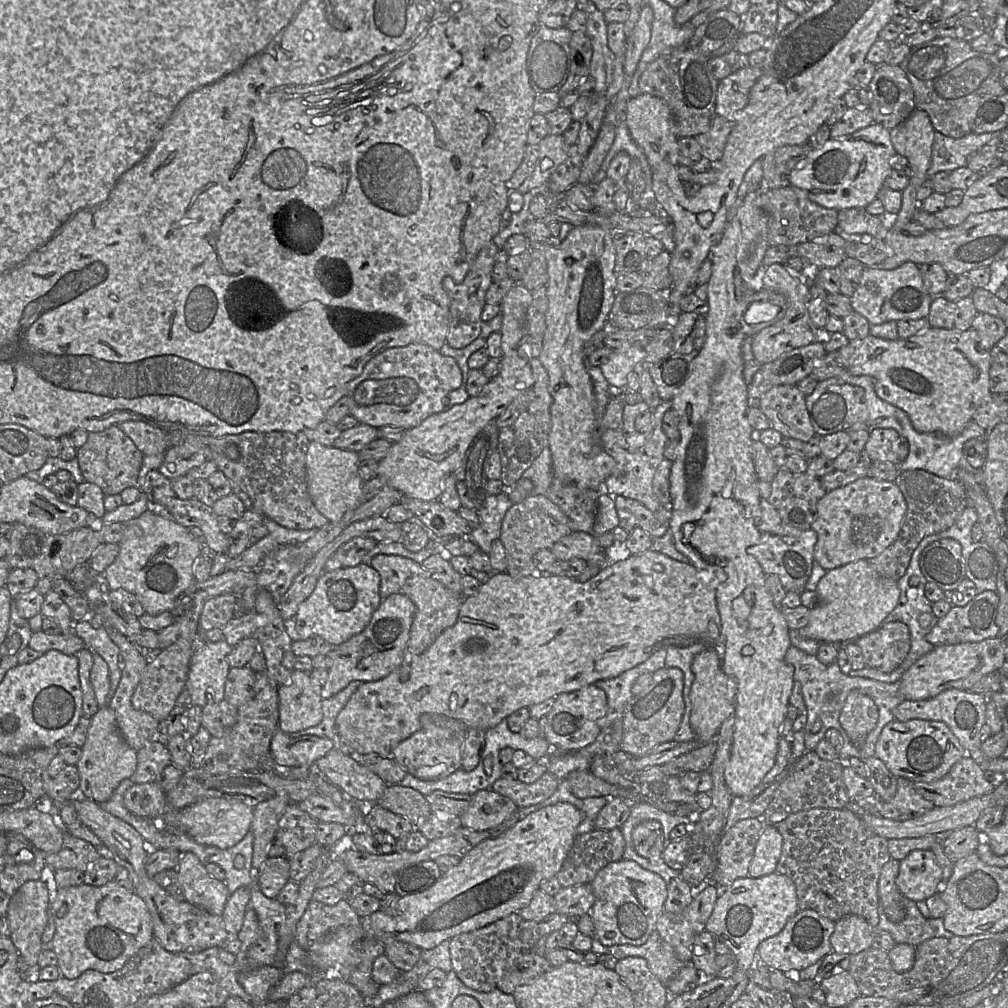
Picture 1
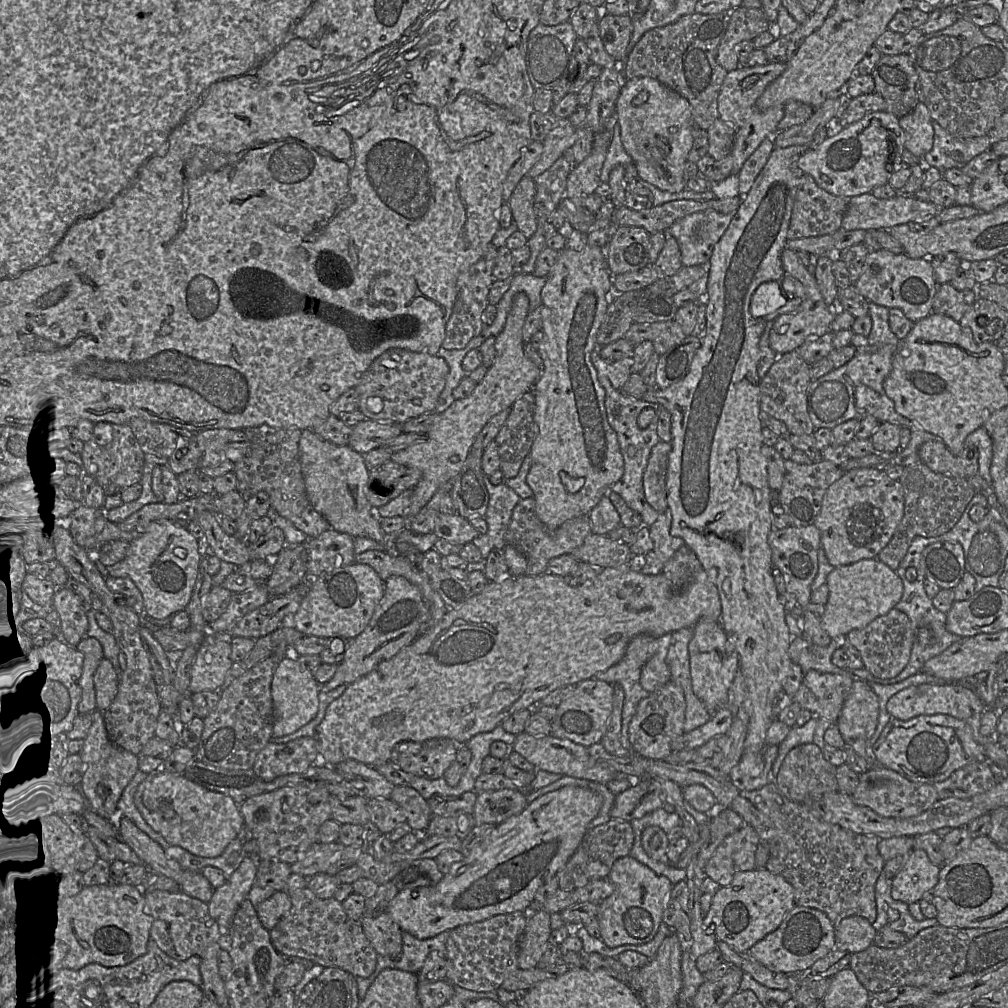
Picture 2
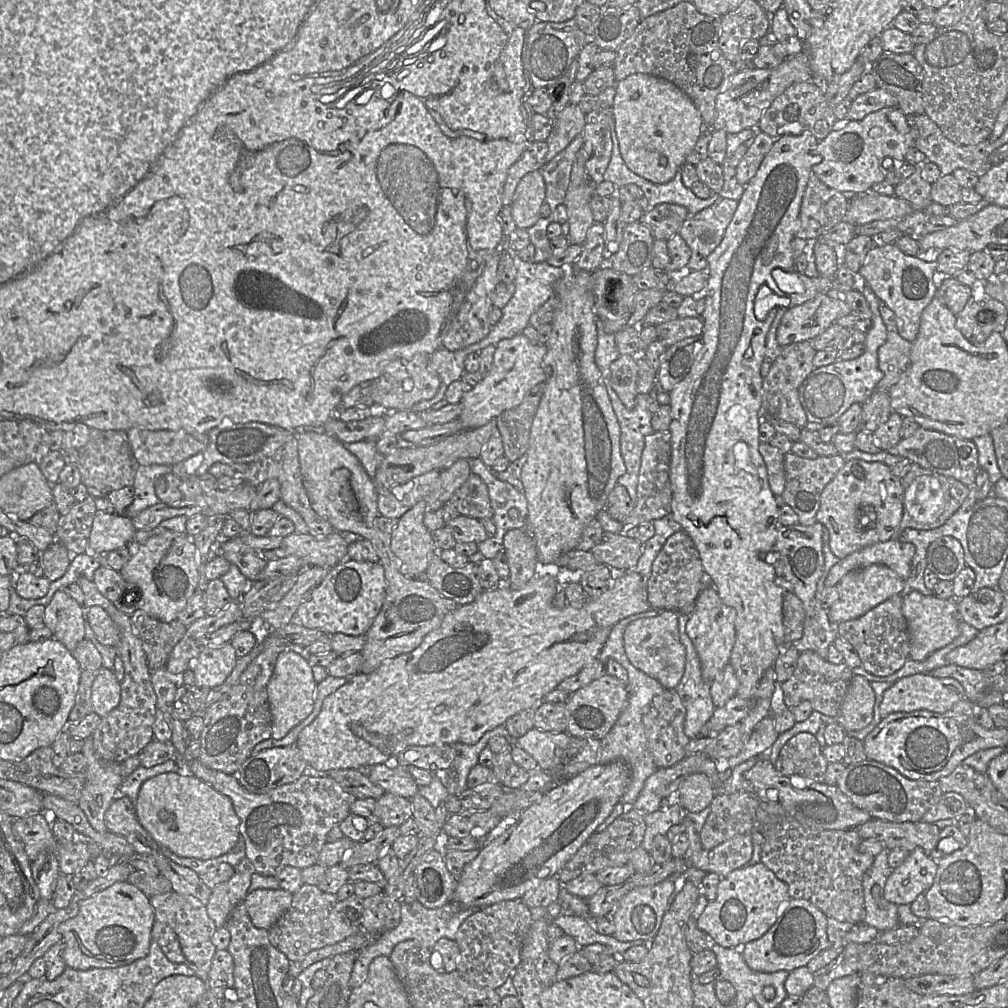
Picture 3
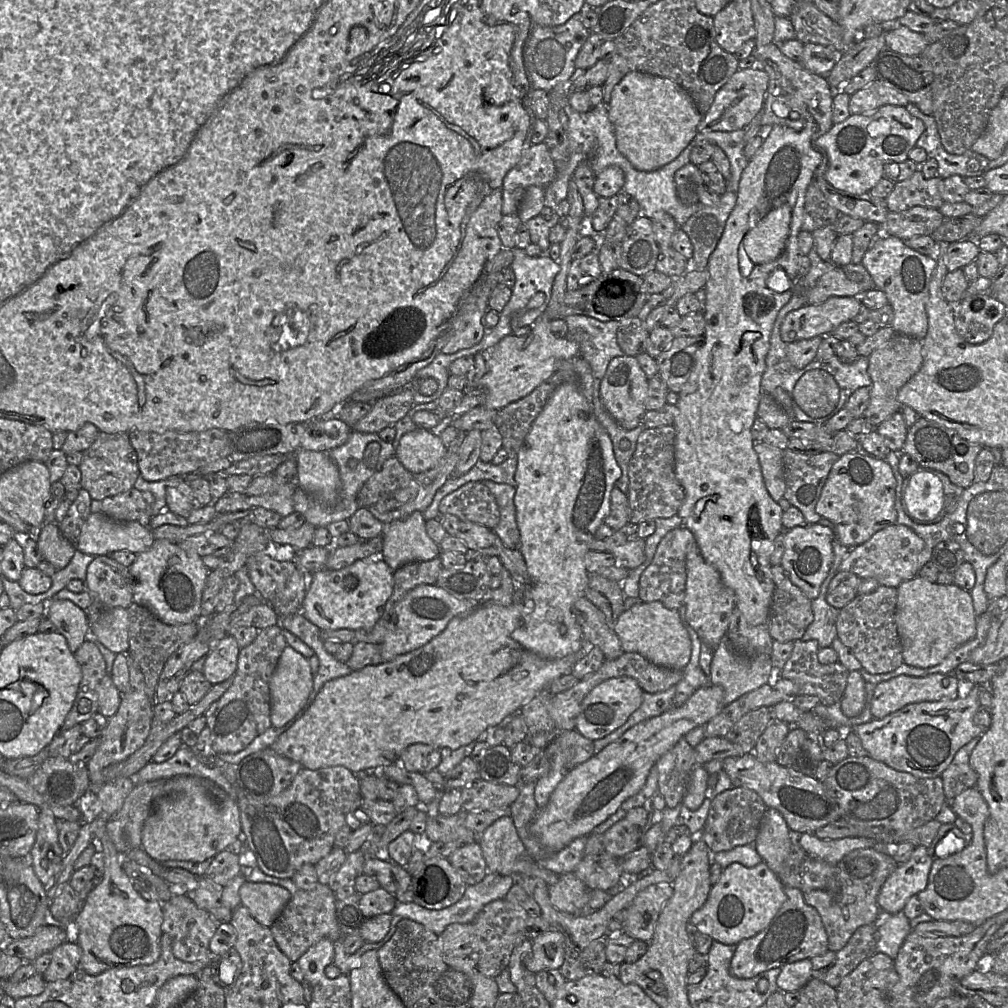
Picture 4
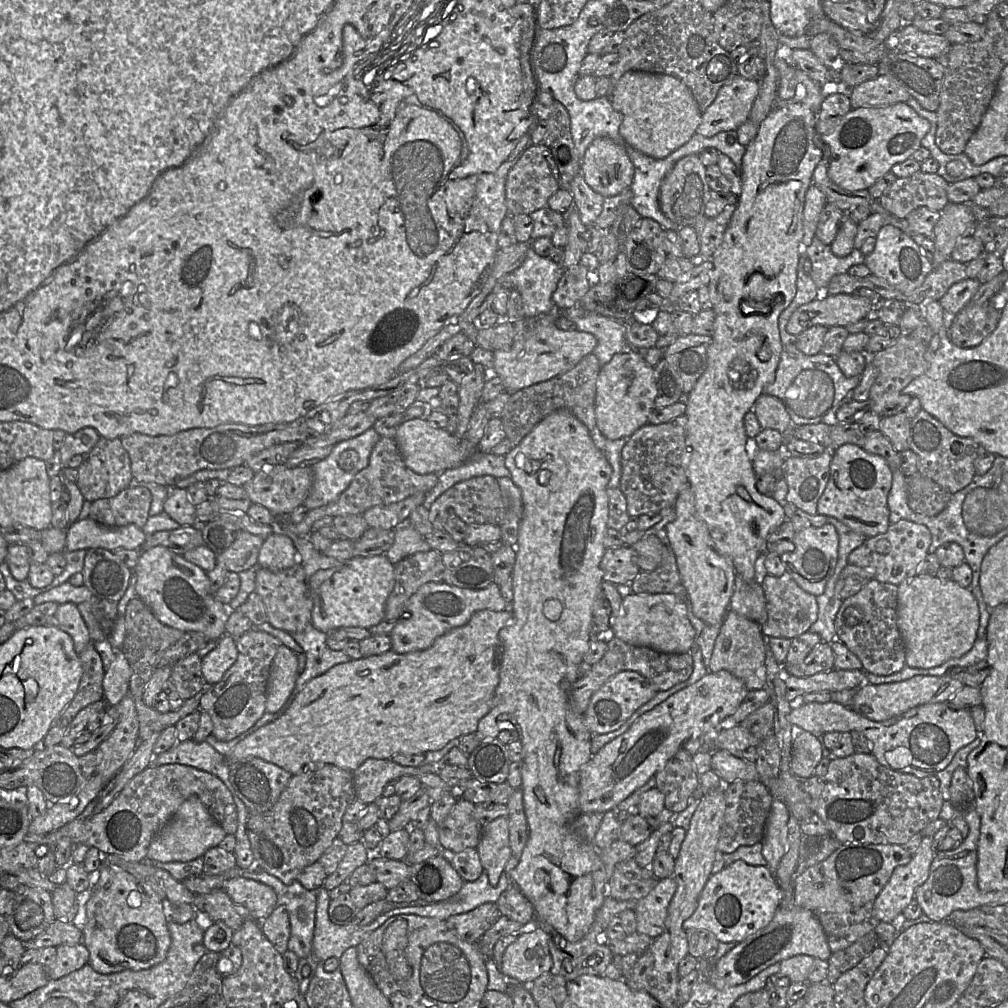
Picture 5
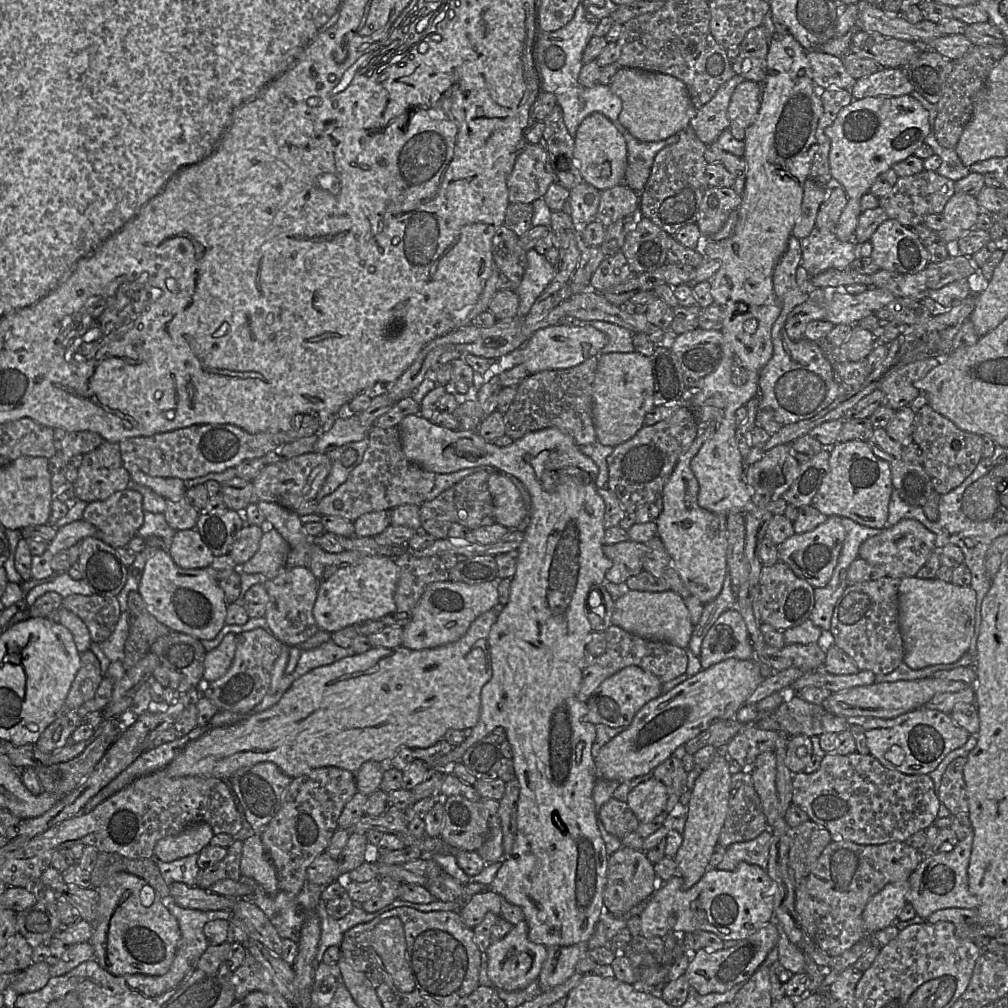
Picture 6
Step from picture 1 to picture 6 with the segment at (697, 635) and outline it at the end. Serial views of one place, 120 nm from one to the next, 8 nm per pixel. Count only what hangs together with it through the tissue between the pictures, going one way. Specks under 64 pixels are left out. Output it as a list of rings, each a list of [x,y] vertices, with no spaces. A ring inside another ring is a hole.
[[[490,609],[477,617],[467,632],[458,640],[446,645],[423,650],[411,650],[403,646],[394,648],[372,647],[362,654],[354,654],[342,658],[332,664],[315,668],[295,680],[281,699],[271,708],[248,715],[235,724],[211,728],[204,735],[189,742],[181,752],[163,768],[170,777],[198,776],[230,780],[241,768],[253,766],[260,762],[272,762],[288,777],[296,778],[322,767],[337,767],[355,773],[367,761],[384,765],[401,749],[427,748],[443,739],[449,729],[470,731],[479,721],[481,712],[481,691],[493,674],[491,656],[488,646],[488,636],[492,625],[498,618],[498,611]]]

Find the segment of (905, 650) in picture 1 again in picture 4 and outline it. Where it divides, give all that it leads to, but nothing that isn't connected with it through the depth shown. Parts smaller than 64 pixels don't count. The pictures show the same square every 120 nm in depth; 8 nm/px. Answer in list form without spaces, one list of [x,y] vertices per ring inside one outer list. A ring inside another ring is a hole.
[[[880,585],[869,594],[857,595],[840,610],[836,624],[837,637],[852,650],[870,674],[892,672],[904,663],[895,620],[897,593],[896,588]]]

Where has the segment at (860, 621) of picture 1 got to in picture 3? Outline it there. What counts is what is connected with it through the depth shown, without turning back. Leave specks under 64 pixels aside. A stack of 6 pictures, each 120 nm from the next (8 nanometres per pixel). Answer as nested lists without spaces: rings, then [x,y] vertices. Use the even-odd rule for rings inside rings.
[[[872,564],[847,573],[835,586],[838,589],[838,599],[828,609],[828,618],[831,622],[839,624],[856,619],[891,596],[901,594],[904,581],[885,565]]]

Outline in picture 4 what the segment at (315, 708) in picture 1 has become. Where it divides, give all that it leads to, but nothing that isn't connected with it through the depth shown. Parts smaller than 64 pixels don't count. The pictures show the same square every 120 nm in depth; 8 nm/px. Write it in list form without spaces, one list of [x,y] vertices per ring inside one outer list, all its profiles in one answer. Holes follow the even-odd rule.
[[[286,646],[270,682],[270,721],[281,728],[305,706],[313,689],[313,675],[308,659]]]

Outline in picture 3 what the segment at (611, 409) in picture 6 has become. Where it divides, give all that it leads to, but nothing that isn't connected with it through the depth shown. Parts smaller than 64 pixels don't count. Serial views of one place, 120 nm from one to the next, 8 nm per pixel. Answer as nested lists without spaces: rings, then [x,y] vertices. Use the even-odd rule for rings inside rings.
[[[620,355],[610,364],[611,387],[627,409],[635,406],[637,396],[636,379],[638,366],[637,356]]]

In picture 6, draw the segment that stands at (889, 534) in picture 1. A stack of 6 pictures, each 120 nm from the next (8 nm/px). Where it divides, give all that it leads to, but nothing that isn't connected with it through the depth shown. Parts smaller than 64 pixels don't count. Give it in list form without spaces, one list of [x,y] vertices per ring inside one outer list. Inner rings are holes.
[[[838,442],[830,449],[829,471],[812,505],[827,517],[846,517],[867,527],[883,529],[889,527],[887,518],[892,490],[890,465],[872,452],[868,442]]]

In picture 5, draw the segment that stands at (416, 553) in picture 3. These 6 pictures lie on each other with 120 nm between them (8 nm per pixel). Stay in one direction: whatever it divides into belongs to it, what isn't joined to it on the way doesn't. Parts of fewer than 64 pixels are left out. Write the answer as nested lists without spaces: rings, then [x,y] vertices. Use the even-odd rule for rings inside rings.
[[[406,522],[395,529],[394,541],[385,555],[394,565],[407,556],[430,549],[432,548],[426,542],[425,537]]]

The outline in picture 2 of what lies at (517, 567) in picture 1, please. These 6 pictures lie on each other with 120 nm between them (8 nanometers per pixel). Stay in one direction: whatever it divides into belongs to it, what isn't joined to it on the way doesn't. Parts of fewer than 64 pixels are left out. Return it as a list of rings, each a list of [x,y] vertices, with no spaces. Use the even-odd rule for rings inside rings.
[[[533,497],[521,499],[512,511],[505,544],[516,548],[526,559],[527,567],[524,575],[540,575],[547,572],[548,562],[557,556],[570,554],[580,546],[592,533],[589,515],[582,515],[565,521],[555,530],[549,530],[539,520],[535,510]]]

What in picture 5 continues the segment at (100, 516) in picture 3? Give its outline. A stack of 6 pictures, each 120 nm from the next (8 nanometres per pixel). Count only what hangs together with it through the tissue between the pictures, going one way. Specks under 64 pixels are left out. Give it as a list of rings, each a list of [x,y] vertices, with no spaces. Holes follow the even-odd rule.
[[[87,517],[71,524],[66,529],[65,551],[103,548],[141,550],[147,536],[134,524],[122,527],[106,527]]]

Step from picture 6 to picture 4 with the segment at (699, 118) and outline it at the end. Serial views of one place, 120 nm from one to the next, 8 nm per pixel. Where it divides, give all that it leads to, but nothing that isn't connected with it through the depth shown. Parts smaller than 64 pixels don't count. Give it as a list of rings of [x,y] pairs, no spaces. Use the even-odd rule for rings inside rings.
[[[758,68],[735,72],[716,93],[709,111],[702,117],[699,131],[733,132],[747,127],[764,107],[768,82],[768,74]]]

